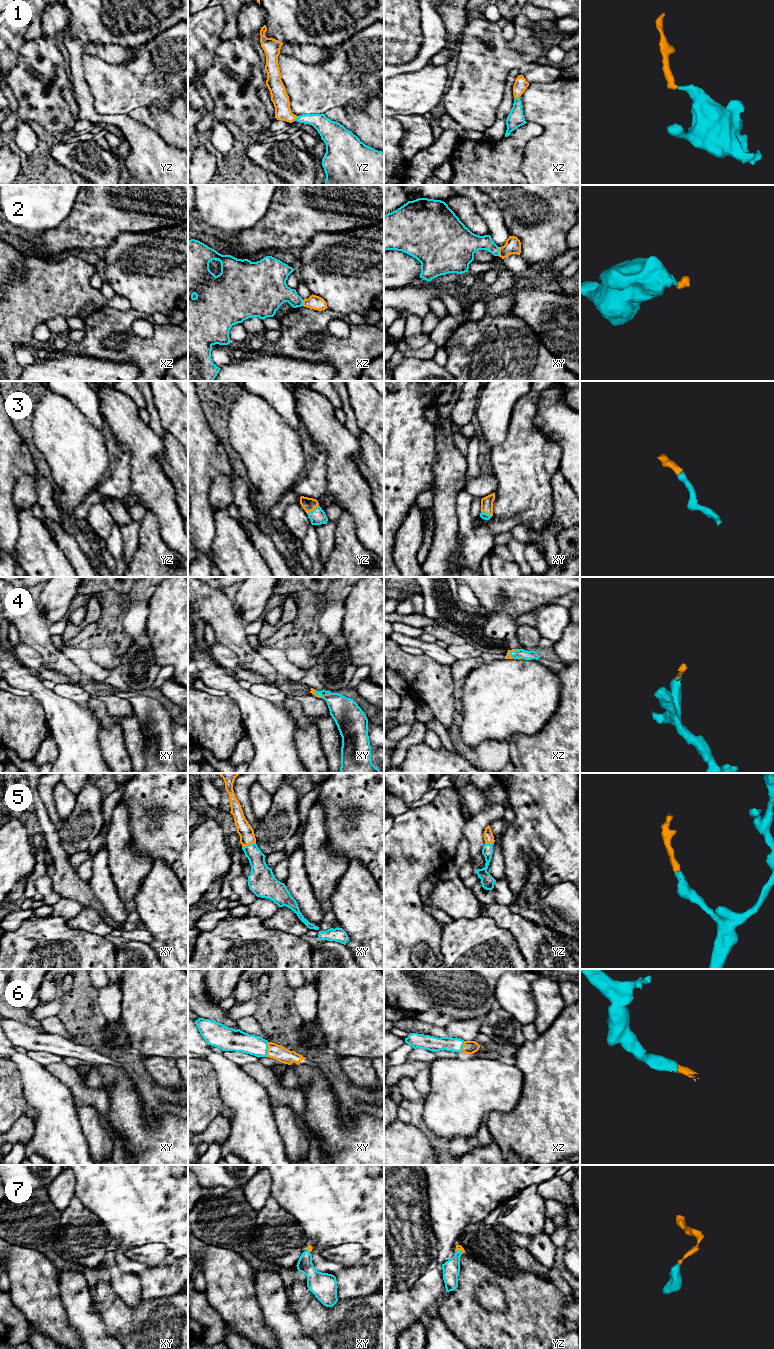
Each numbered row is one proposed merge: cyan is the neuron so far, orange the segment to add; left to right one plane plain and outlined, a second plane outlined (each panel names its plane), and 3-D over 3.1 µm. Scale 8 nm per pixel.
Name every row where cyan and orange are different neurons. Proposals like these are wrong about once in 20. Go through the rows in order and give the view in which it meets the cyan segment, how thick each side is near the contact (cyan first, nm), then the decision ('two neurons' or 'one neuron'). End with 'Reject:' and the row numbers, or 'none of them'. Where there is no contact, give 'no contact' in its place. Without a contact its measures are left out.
1: contact in yz; calibres 140 and 140 nm; one neuron
2: contact in xy; calibres 180 and 130 nm; one neuron
3: contact in yz; calibres 130 and 110 nm; one neuron
4: contact in xz; calibres 80 and 50 nm; one neuron
5: contact in xy; calibres 160 and 120 nm; one neuron
6: contact in xy; calibres 170 and 120 nm; one neuron
7: contact in yz; calibres 140 and 50 nm; one neuron
Reject: none of them

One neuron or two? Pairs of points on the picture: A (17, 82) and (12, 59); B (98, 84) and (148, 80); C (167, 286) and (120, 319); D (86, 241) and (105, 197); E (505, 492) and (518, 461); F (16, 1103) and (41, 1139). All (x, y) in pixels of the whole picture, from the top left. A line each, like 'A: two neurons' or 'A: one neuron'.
A: two neurons
B: one neuron
C: two neurons
D: one neuron
E: one neuron
F: two neurons

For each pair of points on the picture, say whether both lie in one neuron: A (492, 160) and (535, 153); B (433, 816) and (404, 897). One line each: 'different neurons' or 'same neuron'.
A: different neurons
B: same neuron

